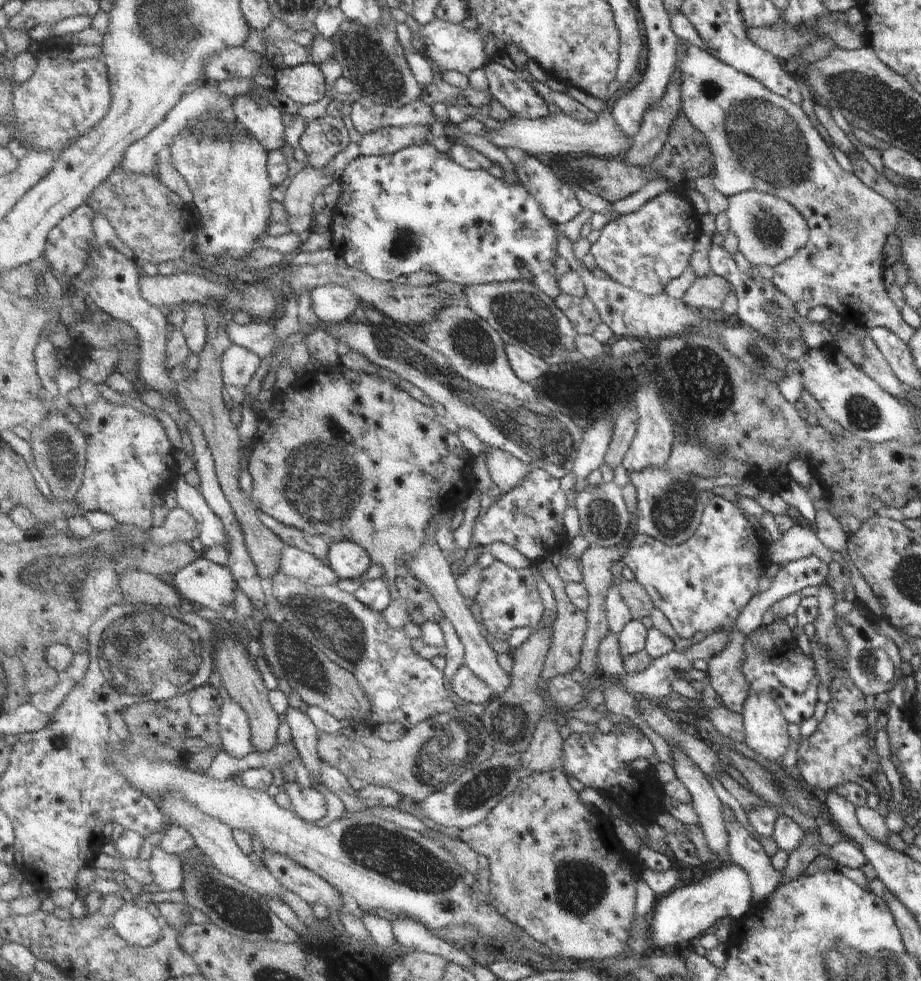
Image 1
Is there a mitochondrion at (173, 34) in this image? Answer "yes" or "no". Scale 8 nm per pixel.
yes

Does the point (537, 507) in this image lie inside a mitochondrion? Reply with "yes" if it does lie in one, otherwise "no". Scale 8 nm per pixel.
no

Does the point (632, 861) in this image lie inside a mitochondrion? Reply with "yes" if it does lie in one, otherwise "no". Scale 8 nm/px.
no

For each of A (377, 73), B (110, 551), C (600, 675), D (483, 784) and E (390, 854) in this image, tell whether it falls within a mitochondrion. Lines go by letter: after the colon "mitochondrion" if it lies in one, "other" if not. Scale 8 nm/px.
A: mitochondrion
B: mitochondrion
C: other
D: mitochondrion
E: mitochondrion

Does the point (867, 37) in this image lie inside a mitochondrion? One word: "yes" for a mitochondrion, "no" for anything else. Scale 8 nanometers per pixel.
no

